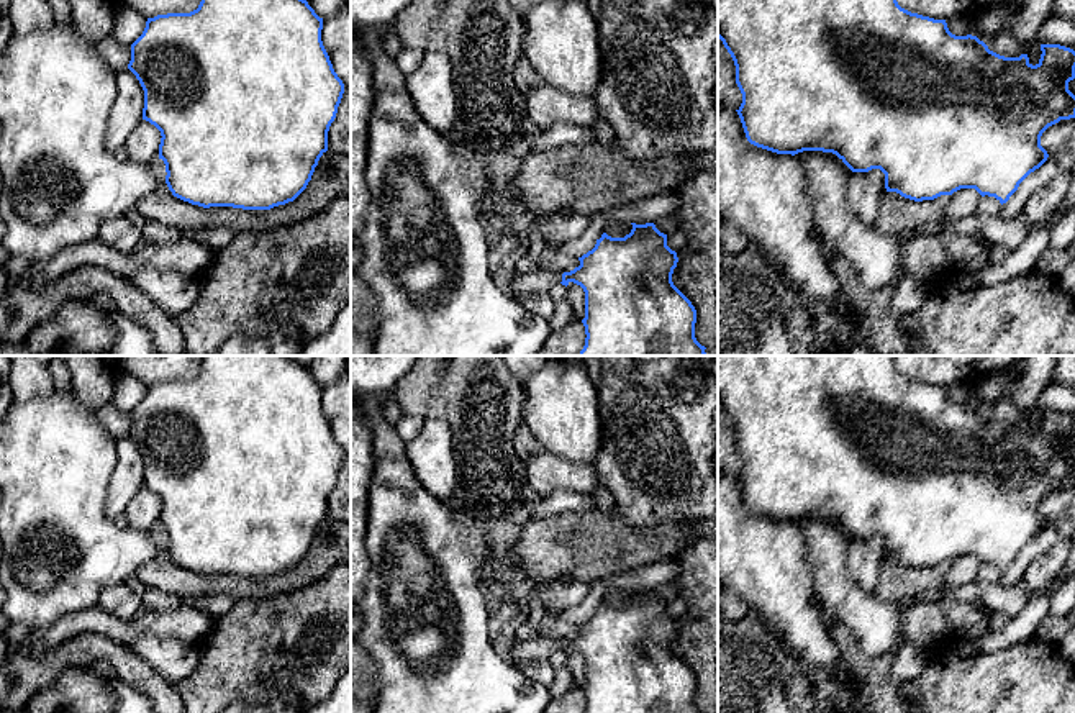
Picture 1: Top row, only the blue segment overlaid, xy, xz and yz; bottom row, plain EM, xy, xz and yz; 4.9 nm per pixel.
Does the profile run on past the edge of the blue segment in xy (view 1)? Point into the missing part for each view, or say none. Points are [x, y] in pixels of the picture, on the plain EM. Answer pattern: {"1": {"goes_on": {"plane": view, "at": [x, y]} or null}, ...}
{"1": {"goes_on": null}}

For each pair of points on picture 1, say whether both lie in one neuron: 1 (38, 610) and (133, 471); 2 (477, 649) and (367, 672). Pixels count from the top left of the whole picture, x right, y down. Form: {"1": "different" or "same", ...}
{"1": "different", "2": "different"}

